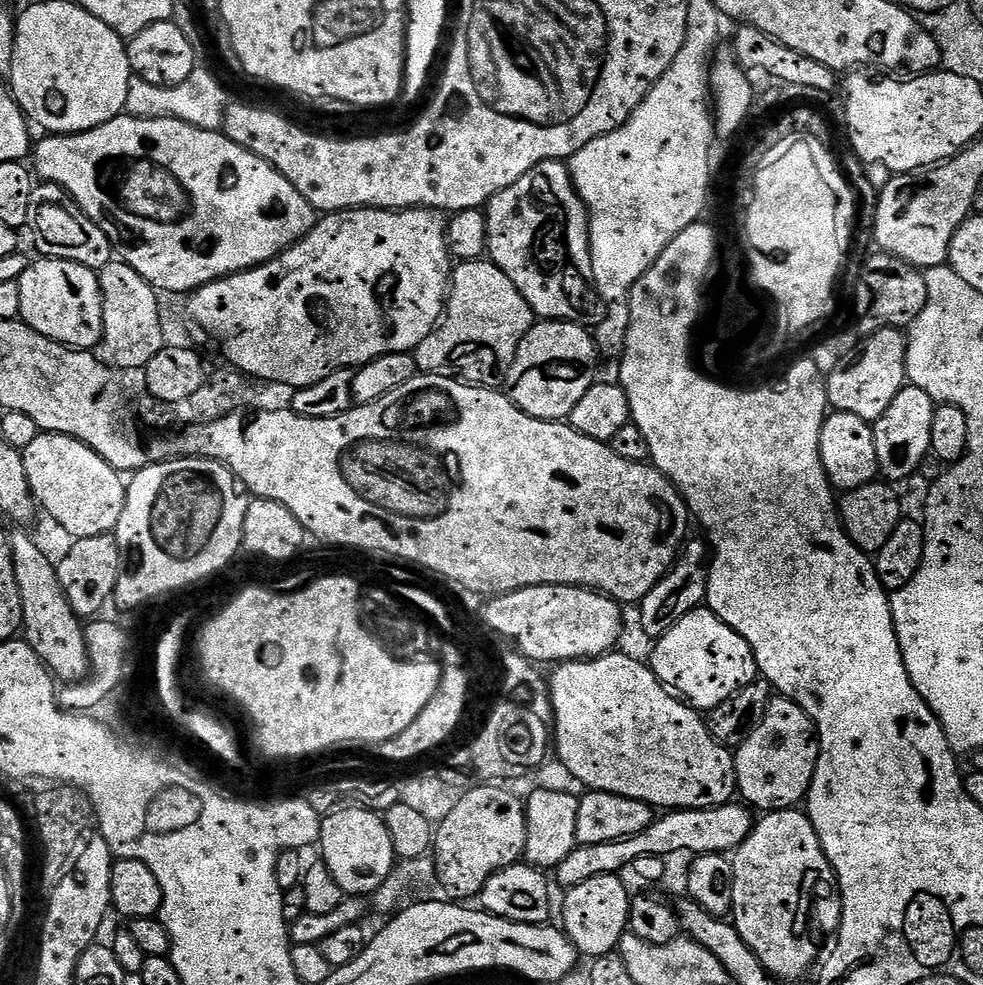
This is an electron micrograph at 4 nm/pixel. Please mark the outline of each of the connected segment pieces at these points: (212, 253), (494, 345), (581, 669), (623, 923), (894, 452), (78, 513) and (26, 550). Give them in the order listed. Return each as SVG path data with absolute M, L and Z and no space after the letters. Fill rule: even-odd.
M121 114L110 122L85 132L48 134L43 138L45 140L35 141L34 151L30 156L30 160L36 163L35 175L39 179L41 176L42 179L49 180L52 184L61 184L68 191L65 193L70 199L106 234L106 238L118 253L119 259L134 270L138 270L138 274L142 274L142 278L146 278L146 282L161 293L191 294L210 282L221 280L223 276L233 276L236 272L246 271L247 268L257 268L259 264L265 264L267 260L282 255L291 244L298 243L315 226L318 219L316 209L310 206L310 202L306 202L306 198L302 198L302 194L298 194L298 190L294 190L294 186L290 186L290 182L286 182L286 178L282 178L282 174L278 174L278 170L274 170L274 166L270 166L270 162L238 146L238 142L234 142L220 130L190 126L172 116L142 118Z
M487 258L466 260L457 263L450 273L450 287L444 305L444 314L432 333L414 350L416 367L424 374L452 374L460 367L461 377L482 388L500 386L508 379L508 371L518 354L522 338L532 328L534 313L531 306L518 294L518 286L498 270L498 266Z
M617 650L607 656L598 656L595 660L570 660L561 662L551 669L548 680L548 692L552 696L552 719L554 721L554 752L575 778L584 783L585 789L594 792L609 792L622 798L651 804L656 810L675 810L678 808L713 808L729 803L737 795L736 757L723 744L713 738L705 717L679 695L673 694L663 684L647 663L635 661Z
M619 875L590 878L582 886L567 889L564 895L562 931L572 940L581 957L597 958L615 953L620 939L628 931L628 911L632 905L630 891Z
M905 383L902 390L894 397L894 402L872 424L874 434L874 450L878 454L879 475L885 481L893 482L902 478L910 478L919 473L924 459L929 459L932 447L930 446L930 426L934 426L934 414L938 405L926 394L926 390L918 390L918 386Z
M39 432L22 450L24 465L26 466L26 482L30 482L32 496L37 505L68 535L72 540L82 538L94 538L115 533L118 526L118 518L122 518L122 510L126 506L126 494L128 485L125 477L117 472L110 462L103 460L90 446L86 446L81 440L76 440L66 434L57 432Z
M28 530L11 533L14 578L18 582L22 602L22 636L38 654L41 664L45 664L57 681L65 685L79 684L89 675L88 647L84 637L81 617L70 606L62 586L58 582L56 564L42 549Z

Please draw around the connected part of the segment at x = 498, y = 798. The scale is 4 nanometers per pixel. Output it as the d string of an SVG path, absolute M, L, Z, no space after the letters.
M489 782L477 784L477 788L461 795L454 810L434 828L434 876L456 898L479 897L495 872L521 863L526 846L528 813L525 801Z

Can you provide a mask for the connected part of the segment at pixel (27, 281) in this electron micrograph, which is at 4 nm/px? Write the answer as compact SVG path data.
M40 258L29 263L28 268L20 275L22 290L22 310L20 316L38 334L56 340L59 344L67 344L70 348L92 350L104 339L104 319L102 318L102 298L100 293L100 278L93 269L69 260L54 260Z

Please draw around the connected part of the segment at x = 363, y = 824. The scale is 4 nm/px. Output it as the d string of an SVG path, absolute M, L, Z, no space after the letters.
M345 806L327 813L320 822L319 848L324 855L321 856L322 863L330 870L330 874L334 874L334 882L338 882L338 886L342 886L348 896L371 897L372 893L378 890L378 886L386 882L386 878L398 864L394 842L390 842L390 830L386 830L383 815L371 812L368 808Z

